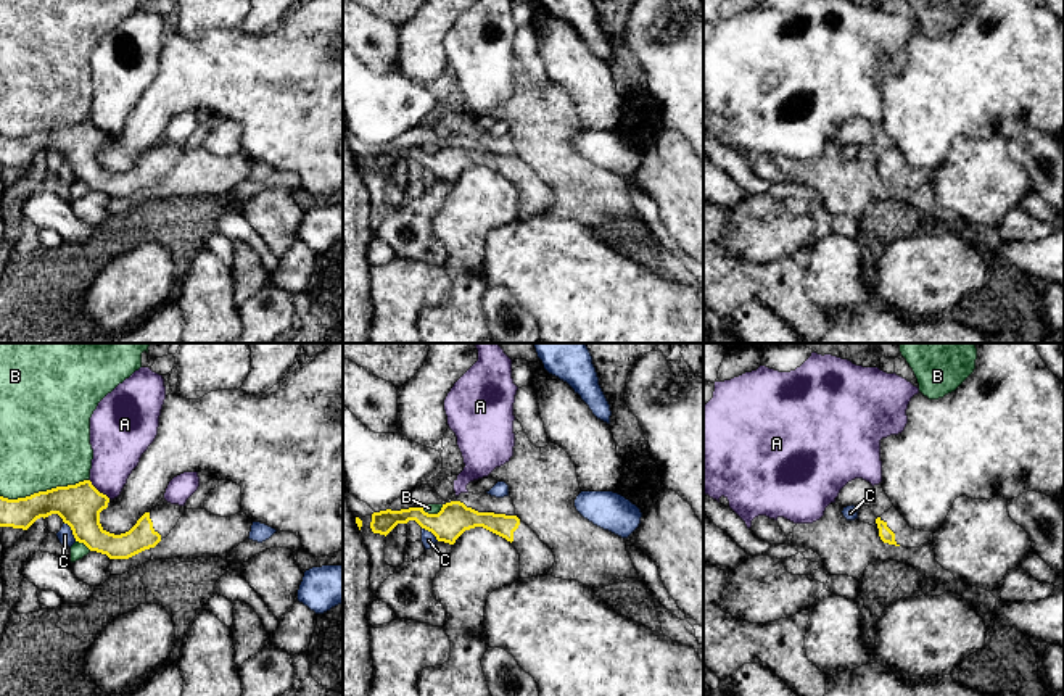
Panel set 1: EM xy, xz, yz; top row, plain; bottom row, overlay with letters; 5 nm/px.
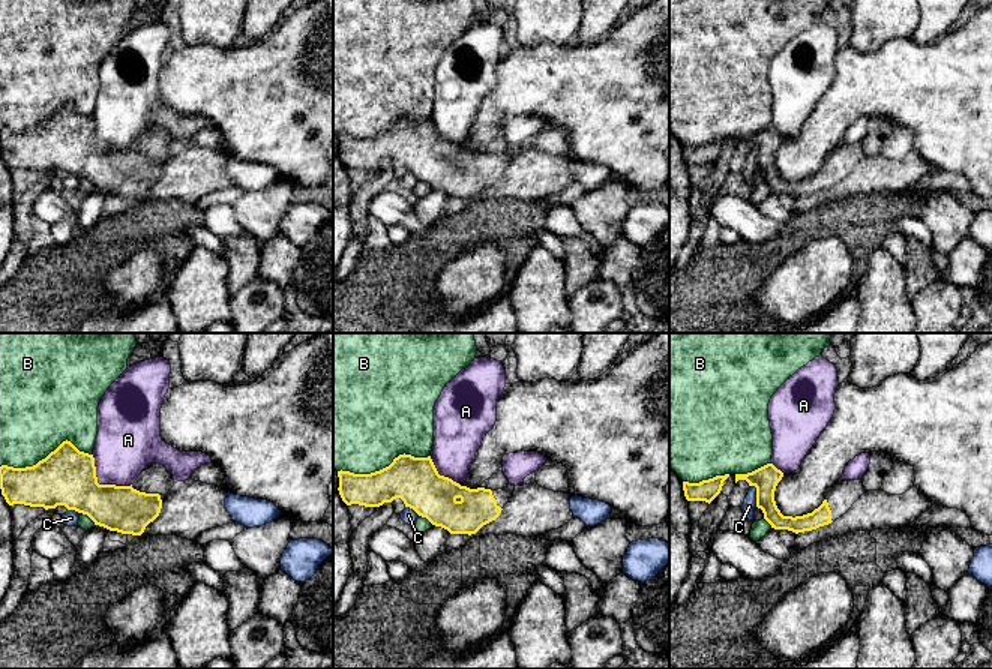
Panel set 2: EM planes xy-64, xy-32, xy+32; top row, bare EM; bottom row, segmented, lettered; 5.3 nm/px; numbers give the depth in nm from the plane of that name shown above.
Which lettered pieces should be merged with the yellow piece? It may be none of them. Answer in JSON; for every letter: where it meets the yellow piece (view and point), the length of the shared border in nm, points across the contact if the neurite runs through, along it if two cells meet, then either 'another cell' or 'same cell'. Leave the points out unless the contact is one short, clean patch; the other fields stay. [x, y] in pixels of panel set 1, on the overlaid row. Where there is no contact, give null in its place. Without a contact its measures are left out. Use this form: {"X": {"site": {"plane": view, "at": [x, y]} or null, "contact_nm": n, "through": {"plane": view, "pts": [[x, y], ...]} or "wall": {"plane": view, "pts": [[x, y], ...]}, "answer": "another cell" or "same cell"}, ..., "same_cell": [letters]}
{"A": {"site": {"plane": "xy", "at": [97, 490]}, "contact_nm": 150, "wall": {"plane": "xy", "pts": [[89, 479], [110, 498]]}, "answer": "another cell"}, "B": {"site": {"plane": "xy", "at": [44, 492]}, "contact_nm": 440, "answer": "another cell"}, "C": {"site": {"plane": "xy", "at": [73, 532]}, "contact_nm": 110, "wall": {"plane": "xy", "pts": [[65, 522], [76, 540]]}, "answer": "another cell"}, "same_cell": []}

